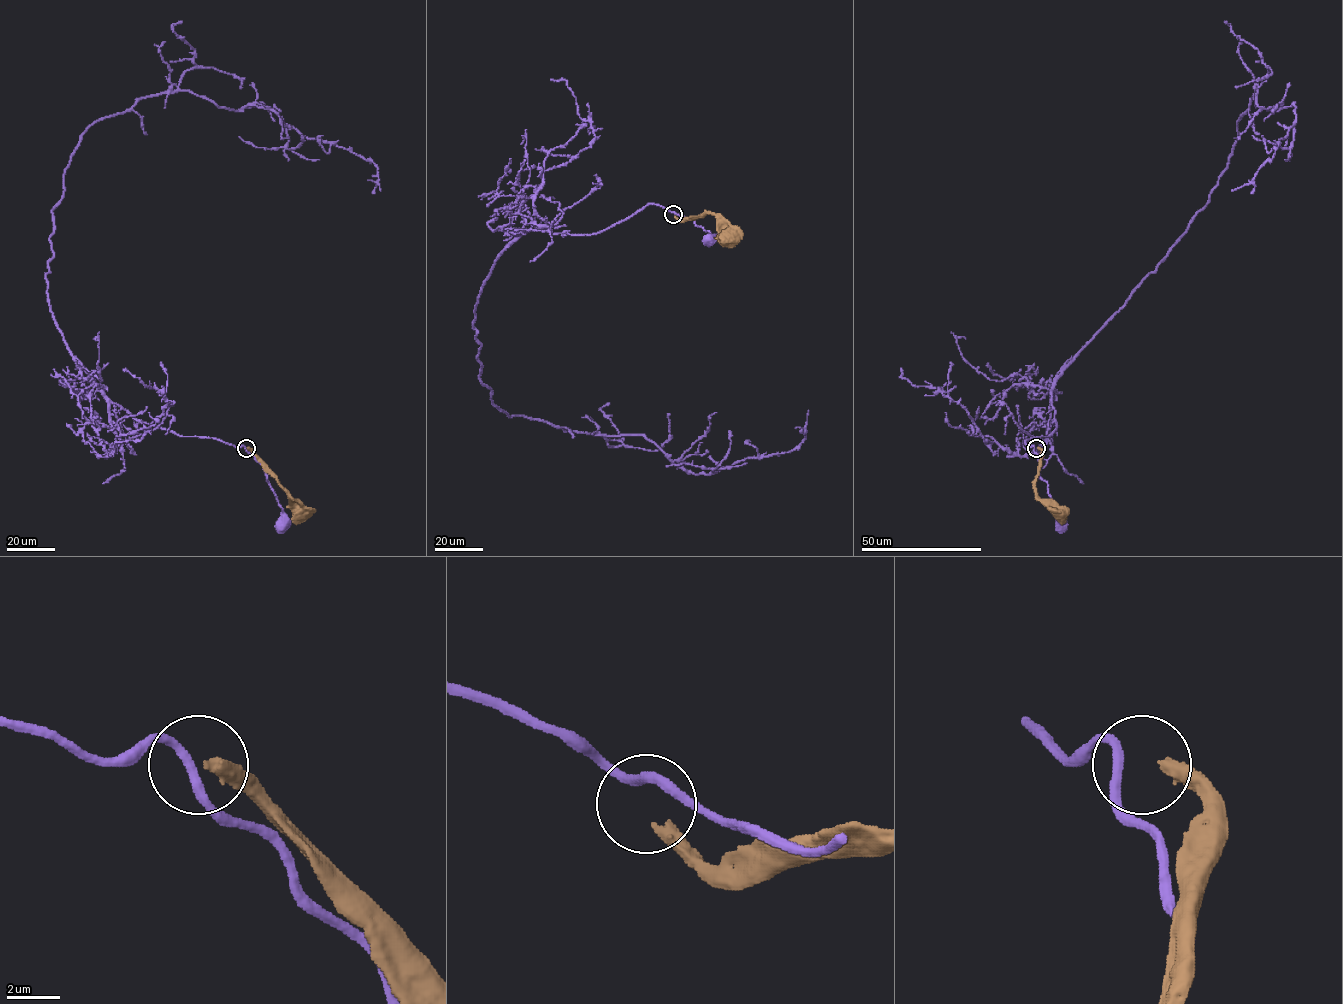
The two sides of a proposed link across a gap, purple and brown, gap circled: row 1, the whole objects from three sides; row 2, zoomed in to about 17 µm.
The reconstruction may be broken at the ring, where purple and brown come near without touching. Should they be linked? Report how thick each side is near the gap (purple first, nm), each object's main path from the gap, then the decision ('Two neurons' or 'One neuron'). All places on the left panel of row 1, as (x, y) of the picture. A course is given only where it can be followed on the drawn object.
Thickness 360 nm (purple) against 420 nm. Course of purple: (246, 448), (263, 467), (282, 509), (281, 526). Course of brown: (247, 447), (289, 496), (301, 502), (301, 514). Two neurons

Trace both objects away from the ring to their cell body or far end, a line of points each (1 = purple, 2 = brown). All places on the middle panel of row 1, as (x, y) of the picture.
1: (673, 213), (688, 219), (694, 218), (697, 226), (710, 233), (708, 240)
2: (674, 216), (682, 220), (717, 214), (729, 225), (728, 237)

